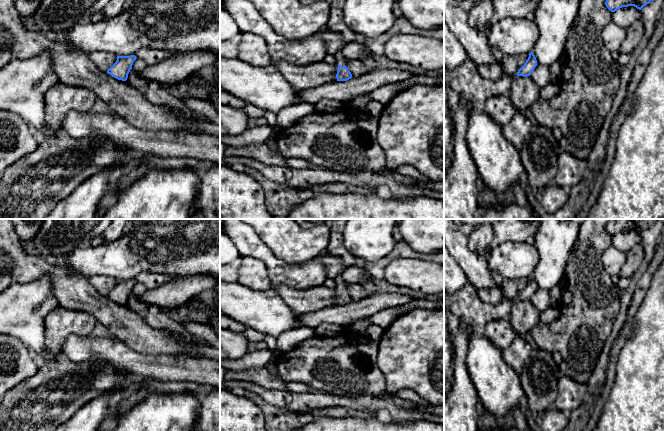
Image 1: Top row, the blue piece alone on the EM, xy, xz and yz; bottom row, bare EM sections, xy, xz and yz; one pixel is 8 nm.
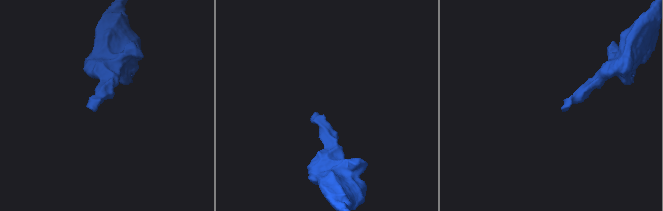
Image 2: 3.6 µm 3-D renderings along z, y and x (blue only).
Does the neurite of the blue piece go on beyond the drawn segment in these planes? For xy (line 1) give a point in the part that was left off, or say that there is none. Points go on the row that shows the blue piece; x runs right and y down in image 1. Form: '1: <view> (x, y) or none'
1: none

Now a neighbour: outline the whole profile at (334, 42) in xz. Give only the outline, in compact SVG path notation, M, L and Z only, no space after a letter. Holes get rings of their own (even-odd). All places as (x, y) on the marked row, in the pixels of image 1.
M320 31L318 36L325 42L327 53L335 55L340 49L343 49L347 43L339 33L331 31Z

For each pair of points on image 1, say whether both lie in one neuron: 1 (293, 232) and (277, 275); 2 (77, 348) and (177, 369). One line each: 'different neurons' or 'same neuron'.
1: different neurons
2: same neuron

